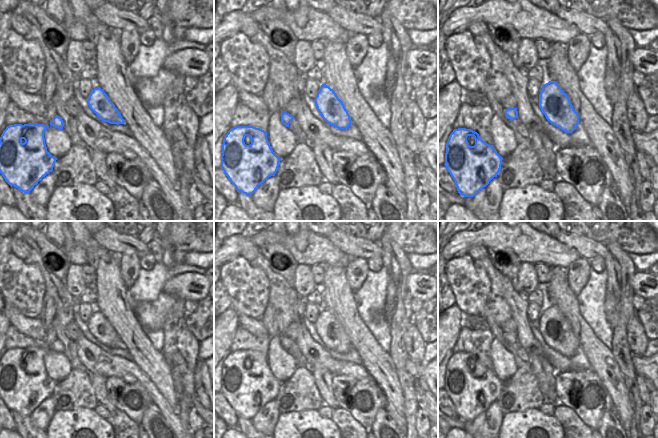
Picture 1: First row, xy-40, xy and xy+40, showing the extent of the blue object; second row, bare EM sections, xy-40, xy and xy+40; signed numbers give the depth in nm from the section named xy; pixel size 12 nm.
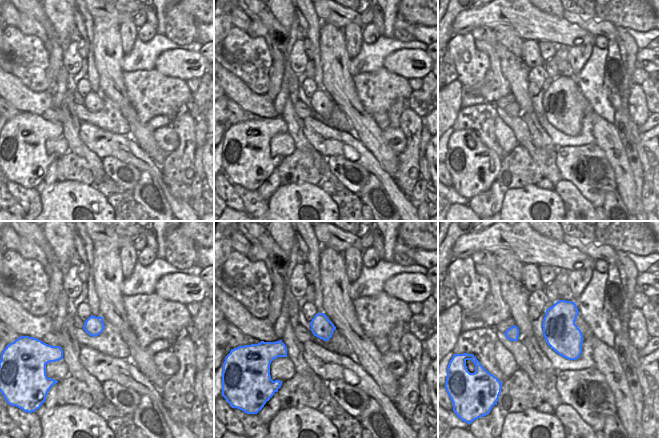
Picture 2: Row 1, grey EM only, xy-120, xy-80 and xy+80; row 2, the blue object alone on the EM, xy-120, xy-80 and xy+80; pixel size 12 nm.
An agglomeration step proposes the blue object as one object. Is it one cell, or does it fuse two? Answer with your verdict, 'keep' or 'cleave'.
keep

